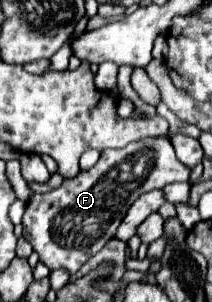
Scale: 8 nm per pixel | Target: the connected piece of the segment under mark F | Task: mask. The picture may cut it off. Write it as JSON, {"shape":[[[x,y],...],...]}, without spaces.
{"shape":[[[168,136],[156,140],[140,140],[136,144],[128,144],[120,150],[104,150],[98,164],[90,170],[82,170],[76,178],[64,180],[62,186],[46,192],[46,194],[32,194],[26,204],[26,212],[22,216],[22,236],[32,244],[34,252],[38,252],[40,262],[46,264],[50,270],[66,270],[74,276],[80,266],[94,256],[98,250],[106,246],[108,240],[114,238],[116,228],[120,226],[124,212],[144,194],[156,188],[164,188],[172,182],[188,182],[190,170],[176,160],[176,152],[172,152],[172,144]]]}

